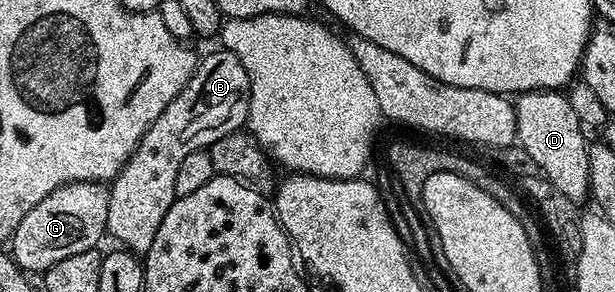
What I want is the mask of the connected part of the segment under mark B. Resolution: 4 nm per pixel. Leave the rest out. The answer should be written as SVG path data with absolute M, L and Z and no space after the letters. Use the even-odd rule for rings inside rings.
M216 48L216 51L213 52L213 54L208 54L199 59L196 63L196 71L192 73L190 76L190 80L188 83L184 85L182 88L182 92L178 92L178 96L174 96L174 100L170 100L170 104L166 108L166 112L162 112L162 116L158 116L158 120L154 120L154 124L150 124L150 128L147 130L147 132L142 136L142 140L138 144L138 148L136 151L130 156L130 160L128 163L125 164L123 169L120 170L120 173L116 175L115 178L111 179L110 185L108 186L108 215L106 216L106 224L108 225L106 234L107 237L110 239L113 238L113 243L119 244L123 249L137 255L137 256L143 256L148 253L148 249L150 248L150 244L154 244L154 236L158 236L158 227L162 225L162 219L166 217L166 212L170 212L170 208L172 205L176 202L177 196L174 192L174 179L178 177L178 167L182 164L182 160L184 157L186 157L190 152L194 152L195 150L207 150L209 146L212 146L214 143L216 143L218 140L222 140L222 136L226 136L227 134L234 133L235 130L241 129L247 123L248 121L248 113L250 112L250 76L246 76L246 68L242 68L242 60L238 60L238 56L234 56L234 52L230 52L229 50L223 49L223 48Z

